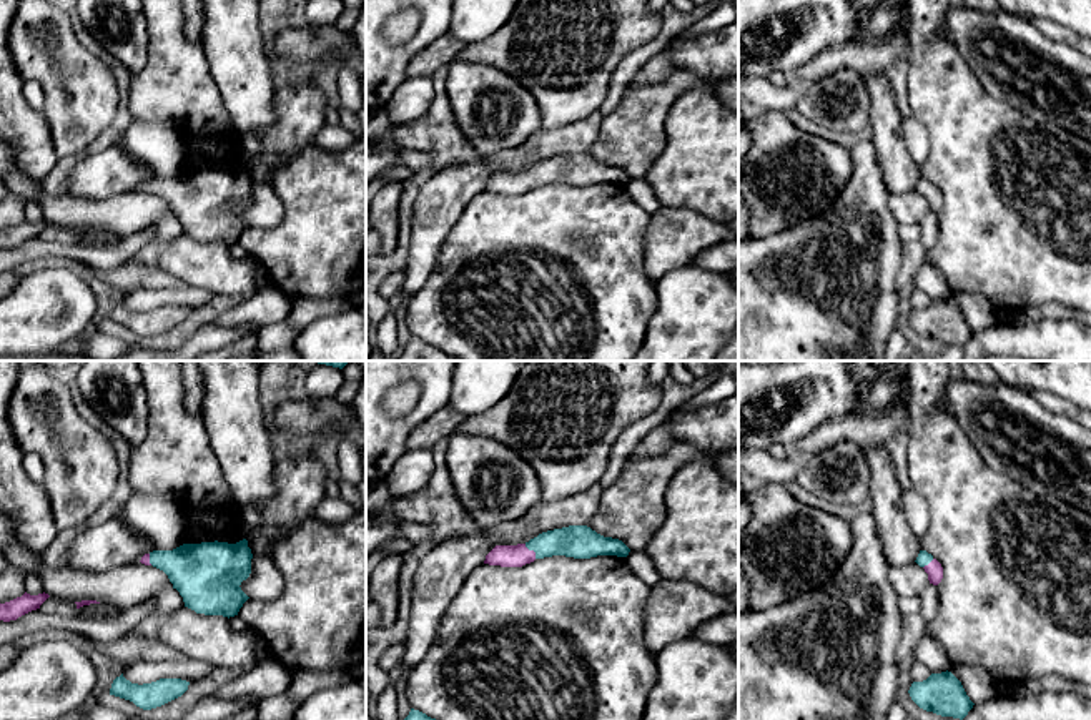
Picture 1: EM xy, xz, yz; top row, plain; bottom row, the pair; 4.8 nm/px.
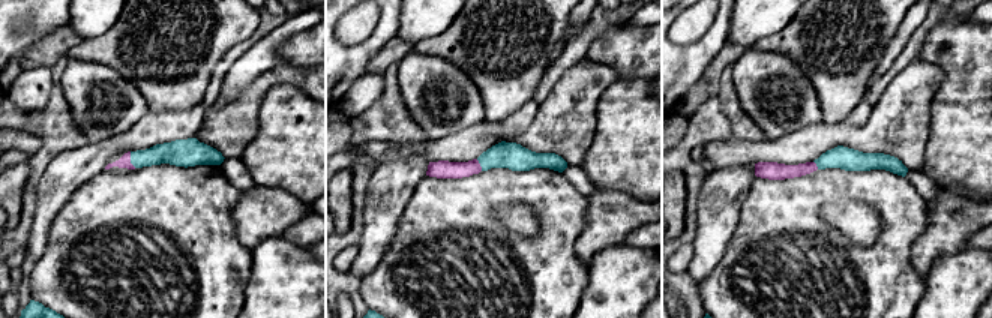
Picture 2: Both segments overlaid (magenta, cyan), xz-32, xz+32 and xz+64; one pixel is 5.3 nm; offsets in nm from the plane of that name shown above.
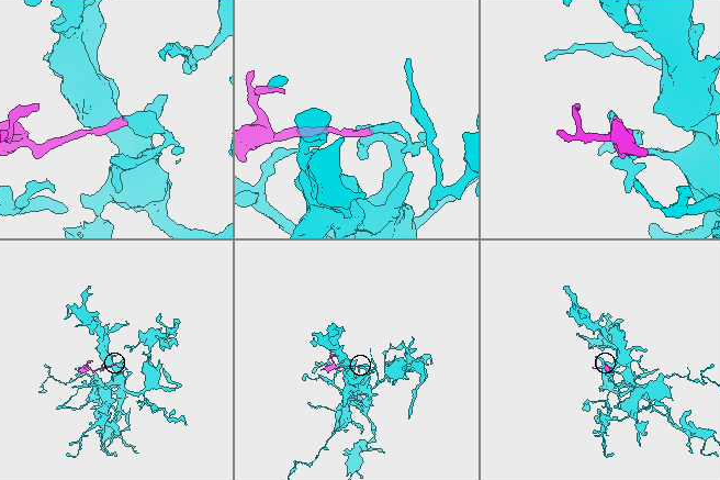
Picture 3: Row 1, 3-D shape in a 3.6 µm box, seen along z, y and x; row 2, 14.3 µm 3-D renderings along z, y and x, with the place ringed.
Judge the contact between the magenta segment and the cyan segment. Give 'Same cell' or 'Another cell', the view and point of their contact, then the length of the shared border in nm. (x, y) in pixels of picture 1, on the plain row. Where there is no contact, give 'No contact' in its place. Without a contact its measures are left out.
Same cell. Touches magenta at xz (533, 178). Shared border 90 nm

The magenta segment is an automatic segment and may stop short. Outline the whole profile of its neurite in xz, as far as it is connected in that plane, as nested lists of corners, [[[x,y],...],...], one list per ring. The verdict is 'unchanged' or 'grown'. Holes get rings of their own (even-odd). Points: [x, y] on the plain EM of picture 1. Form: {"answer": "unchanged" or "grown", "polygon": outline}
{"answer": "grown", "polygon": [[[569,153],[539,161],[526,171],[496,173],[484,191],[522,195],[536,186],[565,183],[590,186],[597,183],[627,185],[630,176],[619,166],[604,165],[587,153]]]}

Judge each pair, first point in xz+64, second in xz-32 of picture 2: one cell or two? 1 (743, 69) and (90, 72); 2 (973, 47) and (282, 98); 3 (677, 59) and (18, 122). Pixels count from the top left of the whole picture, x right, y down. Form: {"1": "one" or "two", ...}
{"1": "one", "2": "one", "3": "two"}

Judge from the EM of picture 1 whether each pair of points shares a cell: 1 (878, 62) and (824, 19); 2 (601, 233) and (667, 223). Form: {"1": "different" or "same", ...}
{"1": "different", "2": "different"}

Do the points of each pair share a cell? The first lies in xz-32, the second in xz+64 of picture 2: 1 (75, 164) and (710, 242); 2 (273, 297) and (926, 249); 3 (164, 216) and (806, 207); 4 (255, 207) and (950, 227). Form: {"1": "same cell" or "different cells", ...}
{"1": "same cell", "2": "different cells", "3": "same cell", "4": "same cell"}

